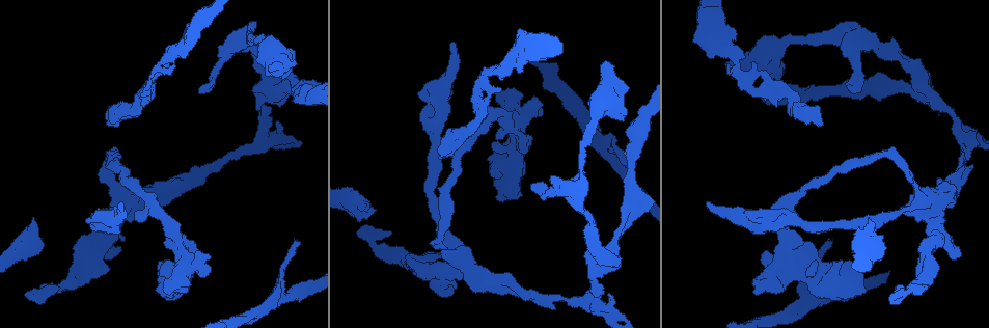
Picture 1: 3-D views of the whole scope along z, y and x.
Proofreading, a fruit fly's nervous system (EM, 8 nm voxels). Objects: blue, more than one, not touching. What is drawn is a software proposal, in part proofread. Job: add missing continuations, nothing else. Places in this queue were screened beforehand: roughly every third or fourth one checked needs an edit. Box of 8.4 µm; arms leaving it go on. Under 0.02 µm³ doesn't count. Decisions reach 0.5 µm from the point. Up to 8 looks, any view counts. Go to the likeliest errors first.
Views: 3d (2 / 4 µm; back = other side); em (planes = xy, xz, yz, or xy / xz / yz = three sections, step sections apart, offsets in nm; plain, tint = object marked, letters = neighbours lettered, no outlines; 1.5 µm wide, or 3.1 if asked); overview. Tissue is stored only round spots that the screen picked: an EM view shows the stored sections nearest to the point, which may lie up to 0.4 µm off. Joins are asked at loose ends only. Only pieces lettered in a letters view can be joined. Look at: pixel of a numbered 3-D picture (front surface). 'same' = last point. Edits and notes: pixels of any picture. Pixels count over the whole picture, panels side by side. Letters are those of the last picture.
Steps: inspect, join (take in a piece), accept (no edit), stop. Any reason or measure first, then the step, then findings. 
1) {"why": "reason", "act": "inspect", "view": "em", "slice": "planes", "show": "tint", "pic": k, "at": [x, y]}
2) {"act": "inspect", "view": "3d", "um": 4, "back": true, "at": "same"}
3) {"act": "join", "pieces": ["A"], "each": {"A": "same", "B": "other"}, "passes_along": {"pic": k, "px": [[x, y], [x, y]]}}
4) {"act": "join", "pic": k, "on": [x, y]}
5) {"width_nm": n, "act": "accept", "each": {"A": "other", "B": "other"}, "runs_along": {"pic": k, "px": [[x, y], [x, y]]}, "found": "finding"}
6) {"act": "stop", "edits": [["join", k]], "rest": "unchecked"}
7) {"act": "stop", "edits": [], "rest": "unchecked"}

{"why": "branch stops here", "act": "inspect", "view": "em", "slice": "xy", "step": 4, "show": "letters", "pic": 1, "at": [33, 218]}

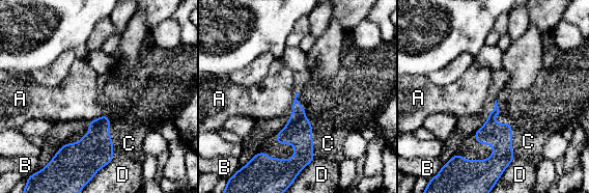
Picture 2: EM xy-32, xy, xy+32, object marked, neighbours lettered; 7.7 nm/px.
{"act": "join", "pieces": ["C"], "each": {"A": "other", "B": "other", "C": "same", "D": "other"}, "passes_along": {"pic": 2, "px": [[298, 132], [312, 140], [328, 143]]}, "found": "it goes on there"}

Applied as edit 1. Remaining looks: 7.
{"why": "thin end", "act": "inspect", "view": "3d", "um": 4, "pic": 1, "at": [298, 241]}

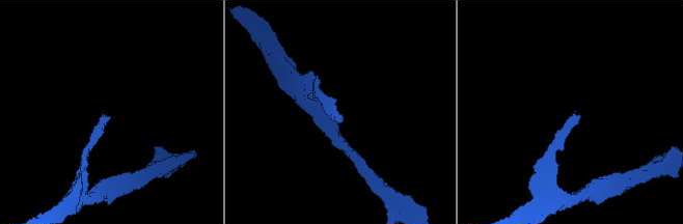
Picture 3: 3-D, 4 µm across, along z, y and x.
{"why": "now the EM", "act": "inspect", "view": "em", "slice": "planes", "show": "letters", "pic": 3, "at": [580, 117]}

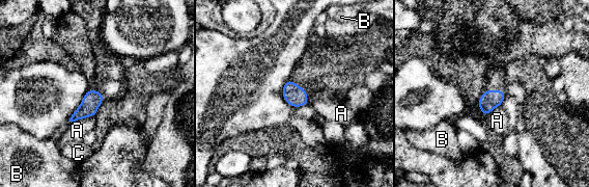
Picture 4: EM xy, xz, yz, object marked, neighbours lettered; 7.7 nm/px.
{"width_nm": 140, "act": "accept", "each": {"A": "other", "B": "other", "C": "other"}, "border": {"pic": 4, "px": [[94, 115], [82, 117], [71, 123]]}, "found": "no lettered piece goes on from it"}

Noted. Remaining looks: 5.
{"why": "an open end", "act": "inspect", "view": "3d", "um": 4, "pic": 1, "at": [31, 297]}

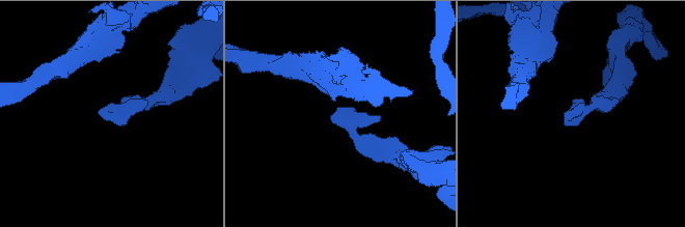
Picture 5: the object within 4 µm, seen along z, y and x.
{"why": "now the EM", "act": "inspect", "view": "em", "slice": "xz", "step": 4, "show": "letters", "pic": 5, "at": [107, 111]}

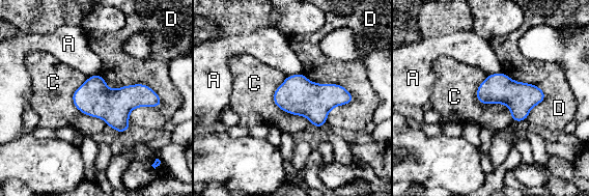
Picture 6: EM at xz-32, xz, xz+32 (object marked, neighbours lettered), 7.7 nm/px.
{"longest_contact_nm": ["D", 550], "act": "accept", "each": {"A": "other", "C": "other", "D": "other"}, "border": {"pic": 6, "px": [[100, 74], [162, 104]]}, "found": "no lettered piece goes on from it"}

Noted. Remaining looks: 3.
{"act": "stop", "edits": [["join", 2]], "rest": "unchecked"}

